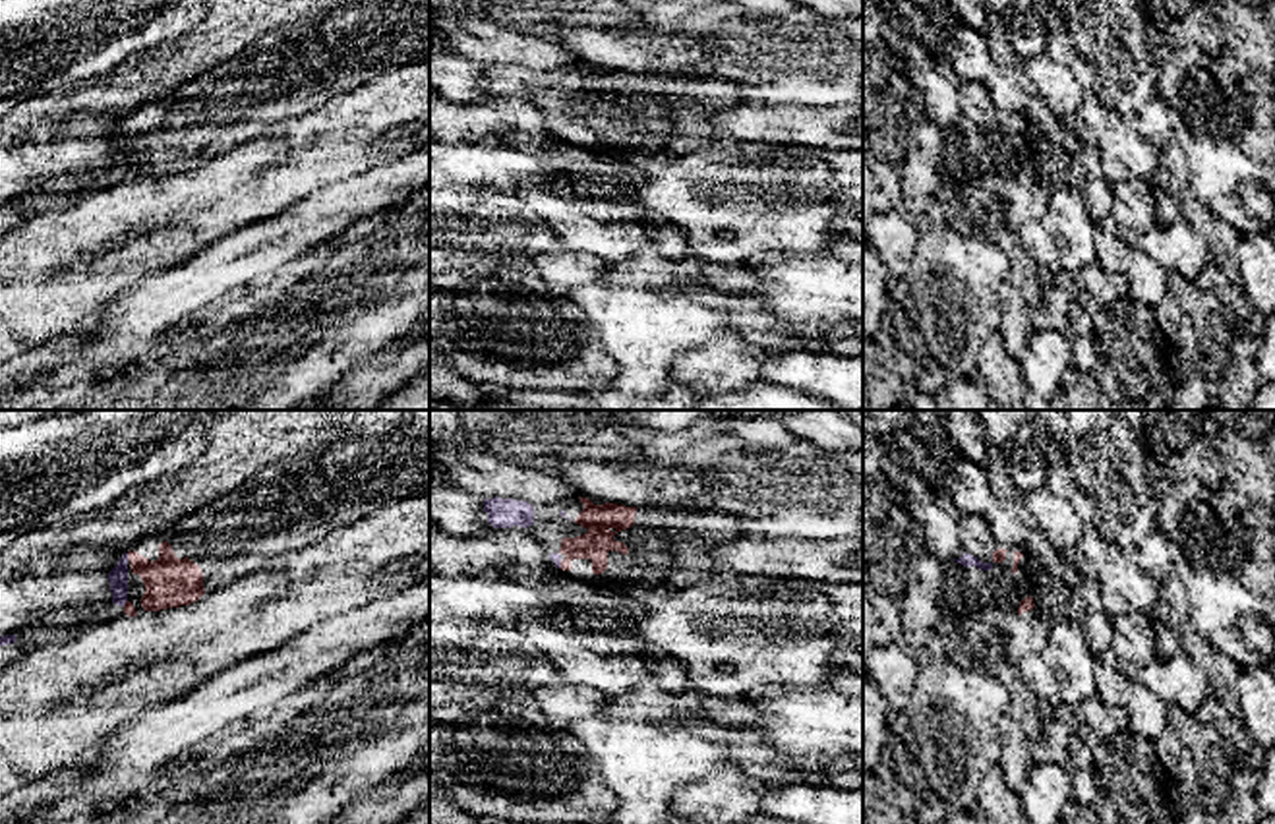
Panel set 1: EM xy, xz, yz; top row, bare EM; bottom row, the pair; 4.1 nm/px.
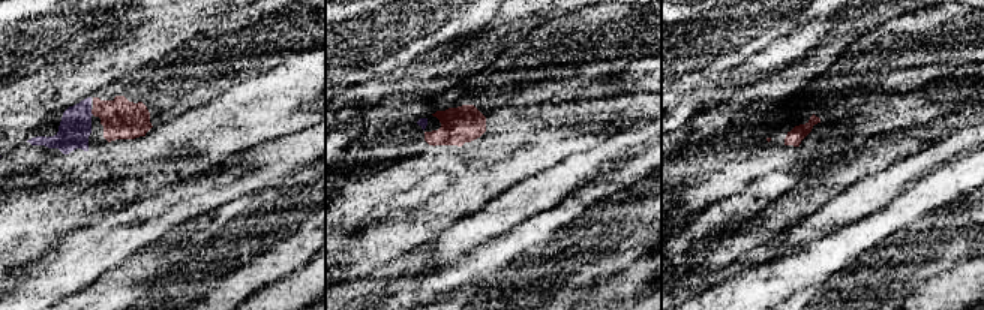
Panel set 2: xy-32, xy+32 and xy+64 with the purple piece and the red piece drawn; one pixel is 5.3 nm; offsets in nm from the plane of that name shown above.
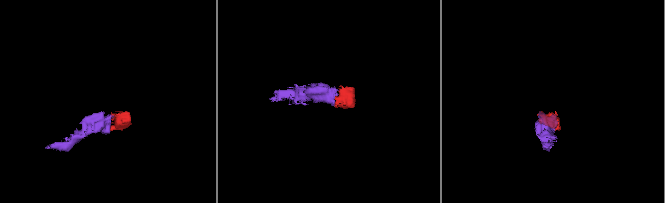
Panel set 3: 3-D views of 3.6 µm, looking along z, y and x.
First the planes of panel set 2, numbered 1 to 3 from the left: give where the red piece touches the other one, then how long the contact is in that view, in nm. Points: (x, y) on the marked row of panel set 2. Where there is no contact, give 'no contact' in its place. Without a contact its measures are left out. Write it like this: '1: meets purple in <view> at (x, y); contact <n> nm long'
1: meets purple in xy-32 at (90, 113); contact 40 nm long
2: no contact
3: no contact

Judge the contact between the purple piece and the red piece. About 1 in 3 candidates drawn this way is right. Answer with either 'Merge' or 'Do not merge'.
Merge

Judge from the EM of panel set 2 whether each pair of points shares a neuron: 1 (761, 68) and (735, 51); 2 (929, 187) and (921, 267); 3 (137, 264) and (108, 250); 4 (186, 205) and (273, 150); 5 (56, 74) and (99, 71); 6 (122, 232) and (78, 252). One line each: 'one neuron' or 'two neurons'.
1: two neurons
2: two neurons
3: two neurons
4: one neuron
5: one neuron
6: one neuron

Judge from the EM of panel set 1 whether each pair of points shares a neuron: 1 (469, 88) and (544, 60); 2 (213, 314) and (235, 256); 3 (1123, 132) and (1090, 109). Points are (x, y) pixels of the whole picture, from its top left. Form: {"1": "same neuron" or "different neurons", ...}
{"1": "different neurons", "2": "different neurons", "3": "same neuron"}

